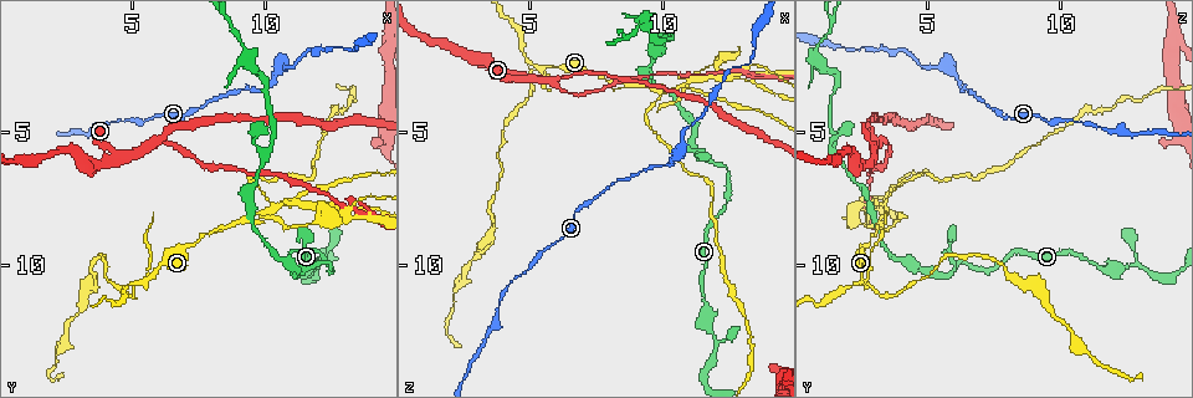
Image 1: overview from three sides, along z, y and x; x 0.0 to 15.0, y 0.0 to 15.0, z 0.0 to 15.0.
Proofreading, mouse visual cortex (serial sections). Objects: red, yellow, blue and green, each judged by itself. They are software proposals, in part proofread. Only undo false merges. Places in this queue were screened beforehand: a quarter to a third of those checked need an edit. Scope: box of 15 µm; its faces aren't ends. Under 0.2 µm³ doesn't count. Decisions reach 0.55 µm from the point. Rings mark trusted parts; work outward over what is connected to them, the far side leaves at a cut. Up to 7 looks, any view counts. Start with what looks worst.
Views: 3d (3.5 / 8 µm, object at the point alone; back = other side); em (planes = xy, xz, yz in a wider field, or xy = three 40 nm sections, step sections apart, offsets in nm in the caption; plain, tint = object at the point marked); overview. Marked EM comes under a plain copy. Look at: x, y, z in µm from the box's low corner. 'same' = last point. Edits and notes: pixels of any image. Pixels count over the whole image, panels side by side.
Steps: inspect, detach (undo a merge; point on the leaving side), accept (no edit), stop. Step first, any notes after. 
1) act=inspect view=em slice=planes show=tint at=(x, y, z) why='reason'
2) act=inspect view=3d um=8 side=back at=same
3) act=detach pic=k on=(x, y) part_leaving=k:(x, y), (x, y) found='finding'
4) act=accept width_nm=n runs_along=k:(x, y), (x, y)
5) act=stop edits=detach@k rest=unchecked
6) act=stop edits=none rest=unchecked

act=inspect view=3d um=8 side=back at=(5.2, 10.6, 2.6) why='a narrow waist'

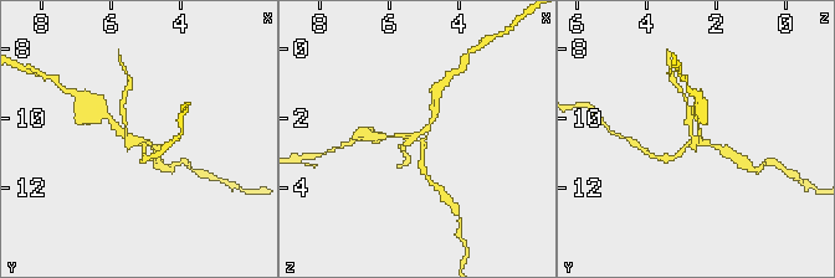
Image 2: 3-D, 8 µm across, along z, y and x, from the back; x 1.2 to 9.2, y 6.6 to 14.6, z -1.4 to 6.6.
act=inspect view=em slice=xy step=5 show=tint at=(5.2, 10.7, 2.6)

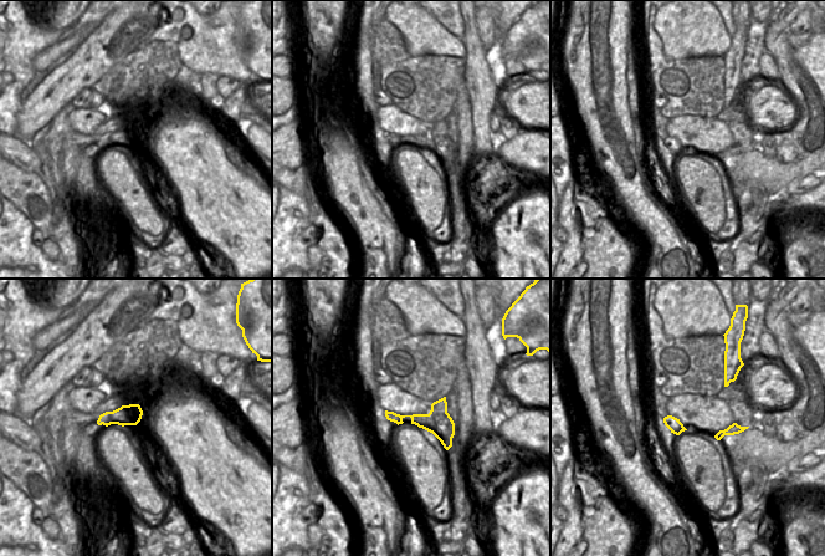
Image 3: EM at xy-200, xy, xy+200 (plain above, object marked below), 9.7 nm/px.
act=detach pic=2 on=(680, 153) part_leaving=2:(696, 142), (671, 158), (651, 156) found='two cells meet here'

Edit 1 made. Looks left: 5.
act=inspect view=overview why='redraw'

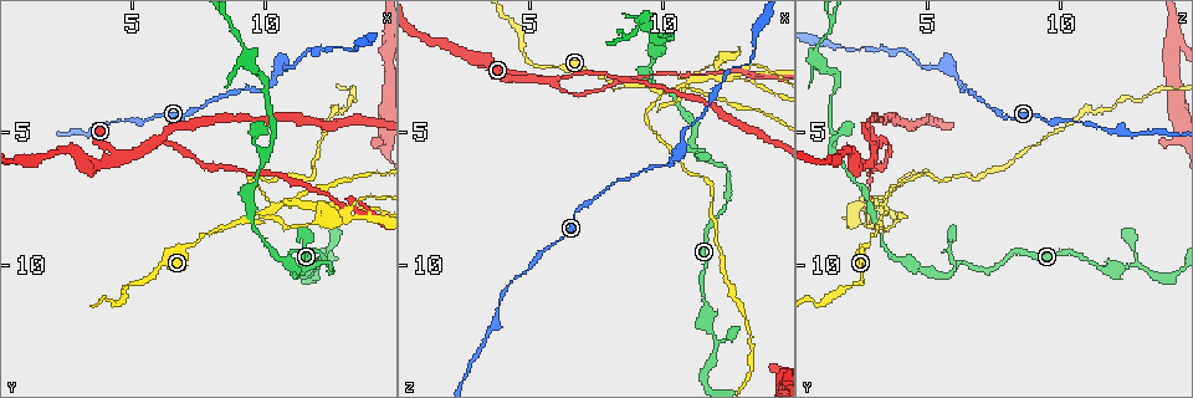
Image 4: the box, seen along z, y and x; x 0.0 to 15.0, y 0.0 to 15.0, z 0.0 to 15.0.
act=inspect view=3d um=8 at=(5.8, 5.4, 3.2)

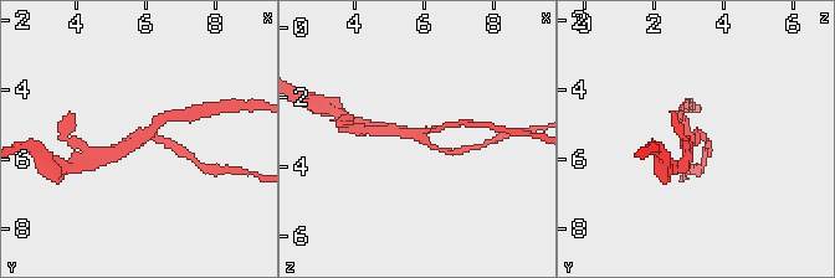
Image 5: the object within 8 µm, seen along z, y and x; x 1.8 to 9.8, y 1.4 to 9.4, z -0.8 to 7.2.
act=inspect view=3d um=3.5 at=(6.0, 5.3, 3.1)

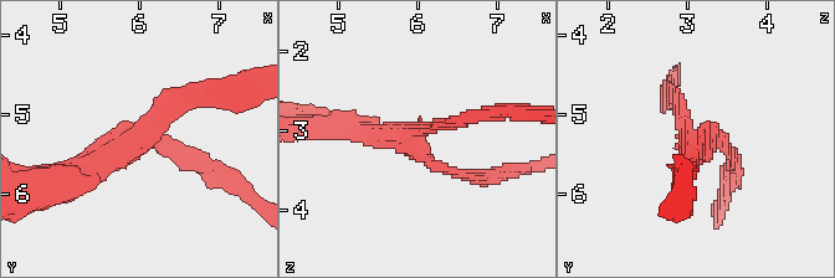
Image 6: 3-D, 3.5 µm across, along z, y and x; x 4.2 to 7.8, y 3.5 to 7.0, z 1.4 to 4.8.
act=inspect view=em slice=xy step=2 show=tint at=(5.95, 5.35, 3.10) why='need the tissue'

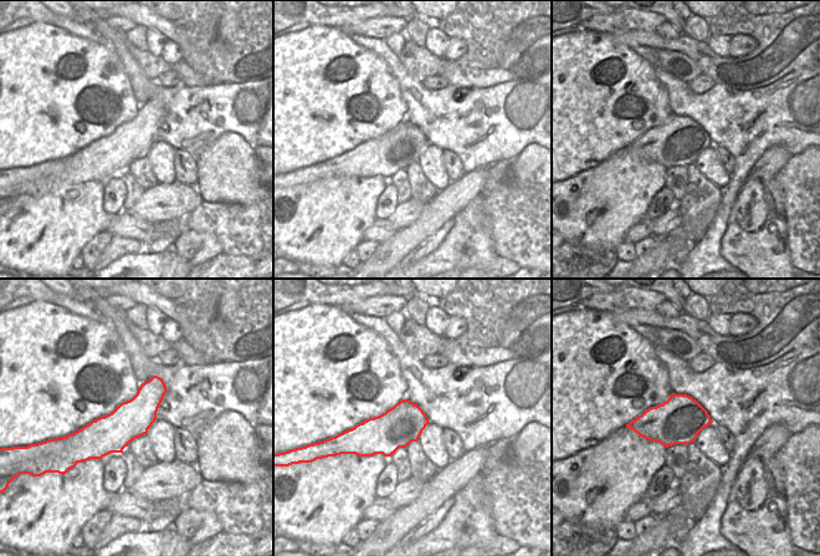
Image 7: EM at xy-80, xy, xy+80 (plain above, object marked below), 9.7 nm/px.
act=detach pic=6 on=(168, 108) arm_widths_nm=150,200,250 found='a second cell is stuck on'

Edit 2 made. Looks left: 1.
act=stop edits=detach@2,detach@6 rest=unchecked

